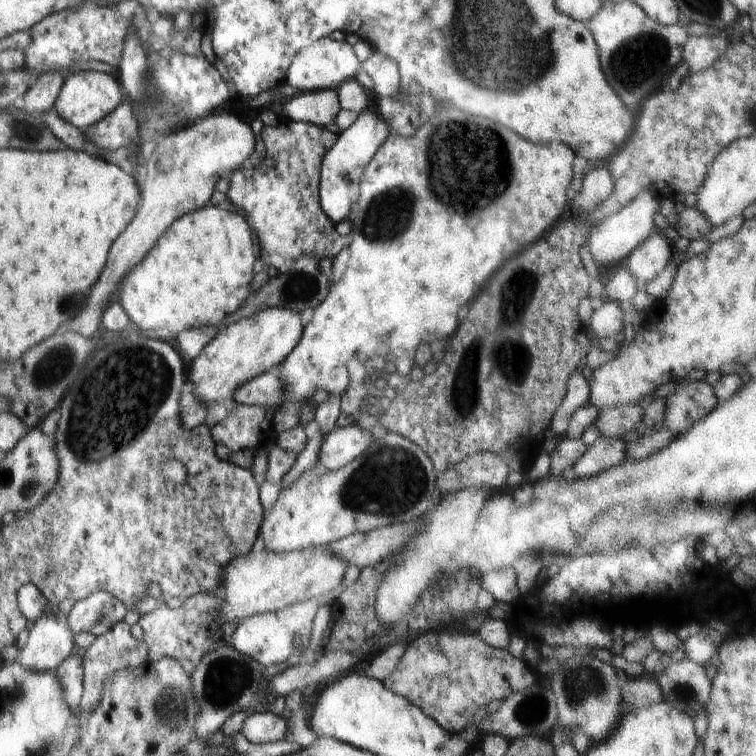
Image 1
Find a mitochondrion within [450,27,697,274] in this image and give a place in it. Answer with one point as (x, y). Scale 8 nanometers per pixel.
(646, 51)

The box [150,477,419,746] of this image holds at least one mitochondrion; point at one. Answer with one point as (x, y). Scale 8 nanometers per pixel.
(227, 678)

